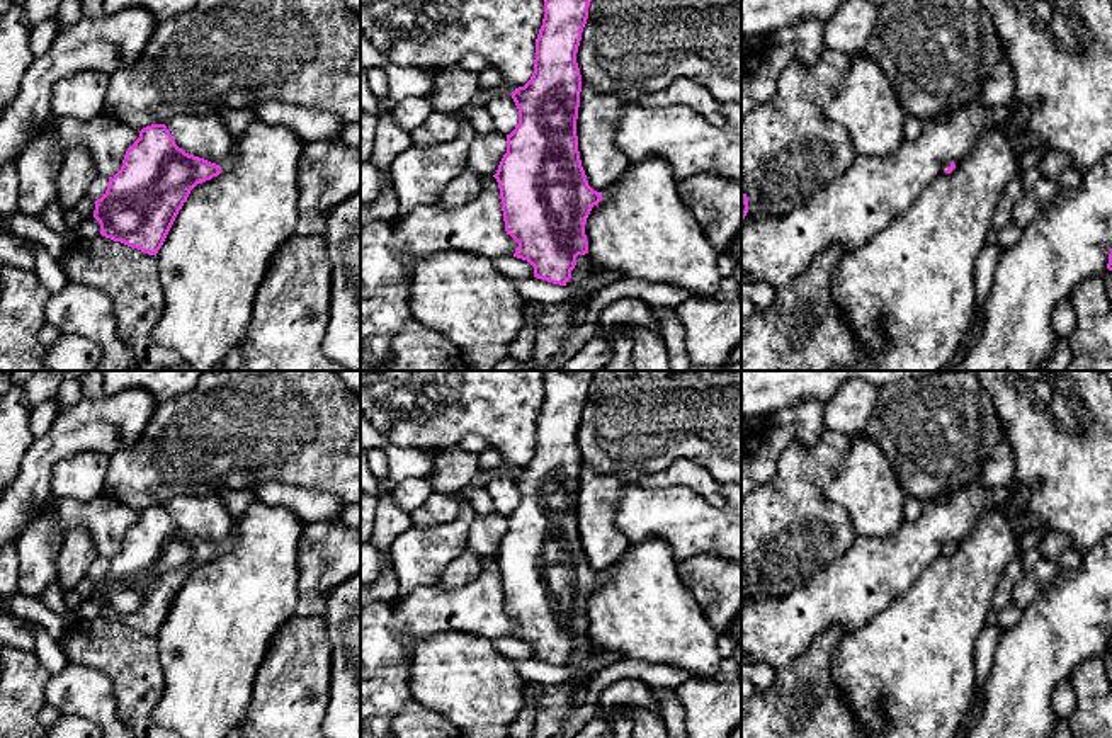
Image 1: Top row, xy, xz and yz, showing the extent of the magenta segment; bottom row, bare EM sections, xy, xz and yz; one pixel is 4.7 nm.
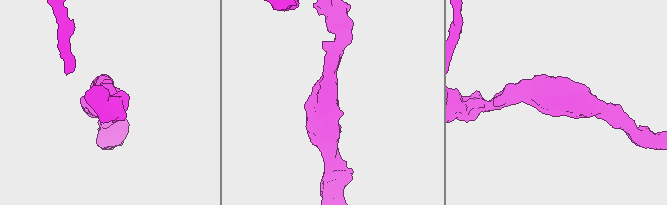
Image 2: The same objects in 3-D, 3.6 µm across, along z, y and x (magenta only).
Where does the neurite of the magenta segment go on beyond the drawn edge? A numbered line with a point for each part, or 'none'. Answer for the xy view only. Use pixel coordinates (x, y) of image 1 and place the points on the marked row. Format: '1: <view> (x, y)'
1: xy (228, 164)

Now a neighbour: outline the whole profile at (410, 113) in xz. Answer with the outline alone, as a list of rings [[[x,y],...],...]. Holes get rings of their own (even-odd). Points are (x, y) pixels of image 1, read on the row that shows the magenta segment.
[[[411,97],[396,104],[391,111],[391,116],[403,131],[411,133],[432,112],[434,112],[434,107],[428,97]]]

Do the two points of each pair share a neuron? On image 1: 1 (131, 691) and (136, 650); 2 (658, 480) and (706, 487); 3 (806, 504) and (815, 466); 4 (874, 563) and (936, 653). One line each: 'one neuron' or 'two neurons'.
1: one neuron
2: one neuron
3: one neuron
4: two neurons

